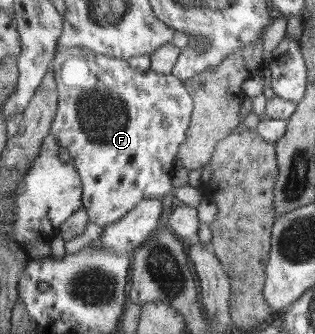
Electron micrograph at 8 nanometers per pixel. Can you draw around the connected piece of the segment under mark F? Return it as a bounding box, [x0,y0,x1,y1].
[51,48,195,229]

